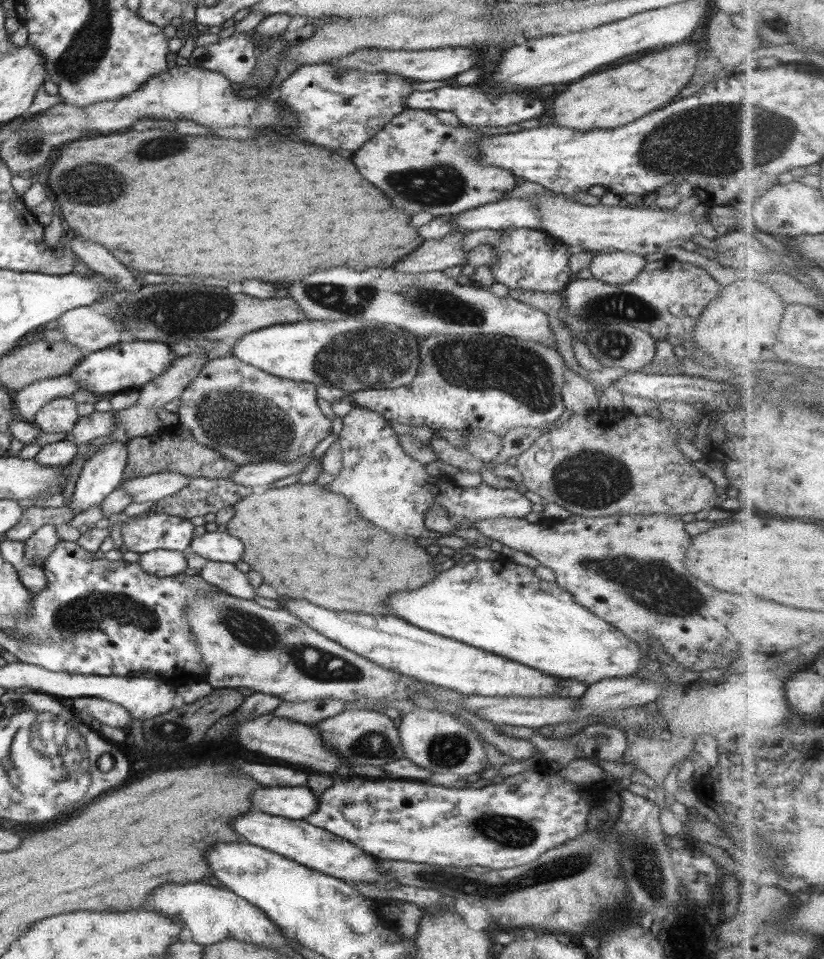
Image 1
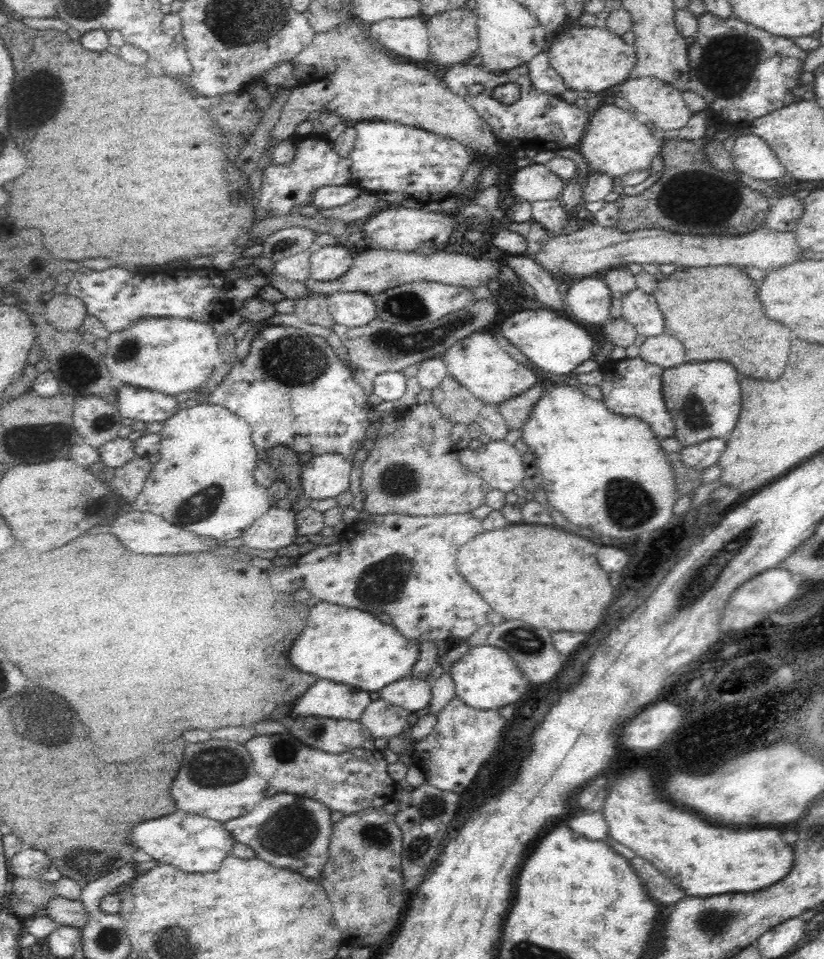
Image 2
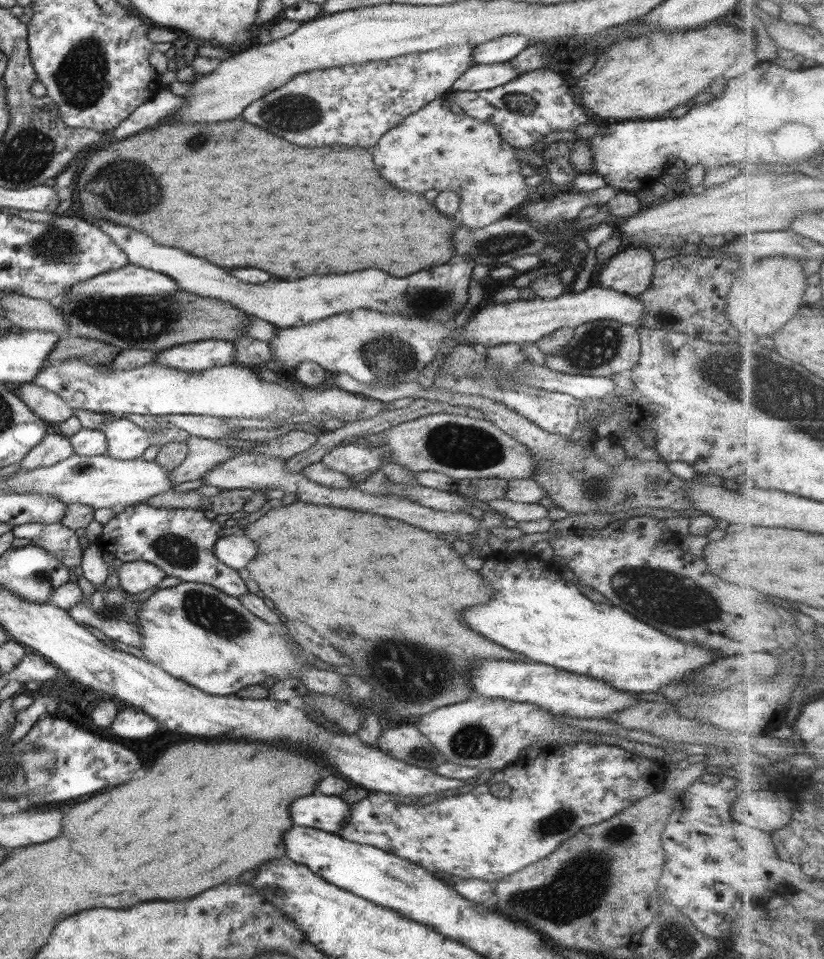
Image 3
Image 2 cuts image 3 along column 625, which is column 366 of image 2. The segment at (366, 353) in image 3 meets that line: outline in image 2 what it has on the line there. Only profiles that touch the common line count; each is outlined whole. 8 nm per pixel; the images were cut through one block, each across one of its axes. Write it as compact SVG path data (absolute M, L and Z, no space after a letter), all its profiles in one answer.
M335 292L326 297L335 324L359 327L376 318L374 297L365 292Z

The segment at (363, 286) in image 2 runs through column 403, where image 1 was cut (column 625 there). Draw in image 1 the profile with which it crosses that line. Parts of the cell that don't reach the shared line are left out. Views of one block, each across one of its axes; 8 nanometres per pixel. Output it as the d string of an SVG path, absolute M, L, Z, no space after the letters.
M628 252L596 253L588 264L592 276L604 284L628 284L644 270L645 256Z

